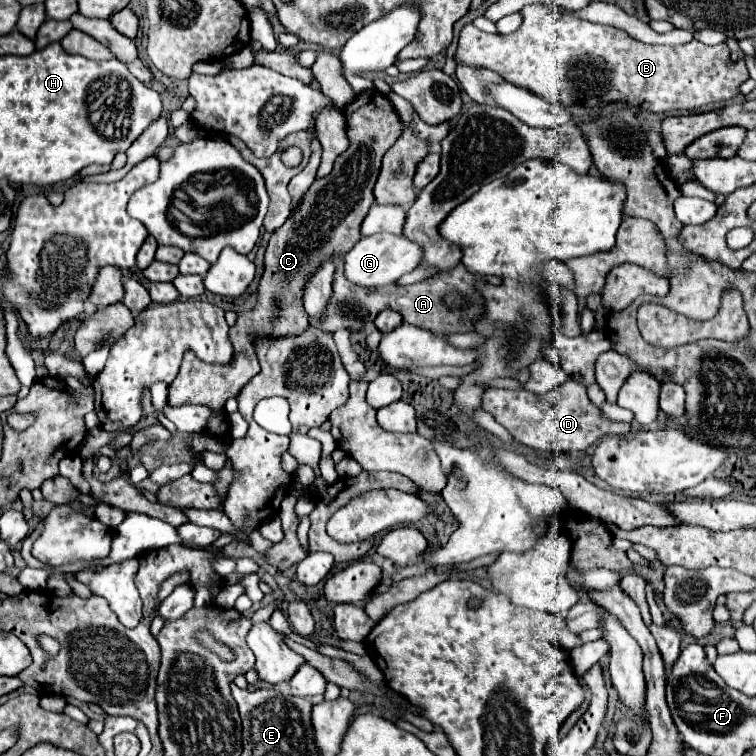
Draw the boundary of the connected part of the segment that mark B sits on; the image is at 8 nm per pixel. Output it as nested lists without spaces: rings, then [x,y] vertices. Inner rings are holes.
[[[544,4],[524,6],[520,16],[520,28],[508,36],[486,34],[470,24],[464,26],[454,62],[492,70],[508,84],[526,88],[544,100],[552,100],[556,82],[562,82],[558,94],[562,106],[590,102],[590,98],[604,100],[606,70],[606,96],[612,96],[614,102],[622,102],[630,108],[642,106],[648,112],[694,110],[714,102],[726,102],[740,96],[740,84],[748,80],[744,58],[730,62],[730,50],[726,44],[706,46],[692,40],[684,46],[650,46],[634,40],[626,30],[578,20],[562,14],[556,6],[546,8]],[[570,86],[572,96],[578,98],[570,98]]]

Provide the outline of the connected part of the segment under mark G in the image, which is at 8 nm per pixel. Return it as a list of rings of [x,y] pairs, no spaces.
[[[374,234],[360,238],[358,244],[344,256],[344,276],[360,288],[382,288],[394,284],[406,272],[418,266],[418,244],[394,234]]]

